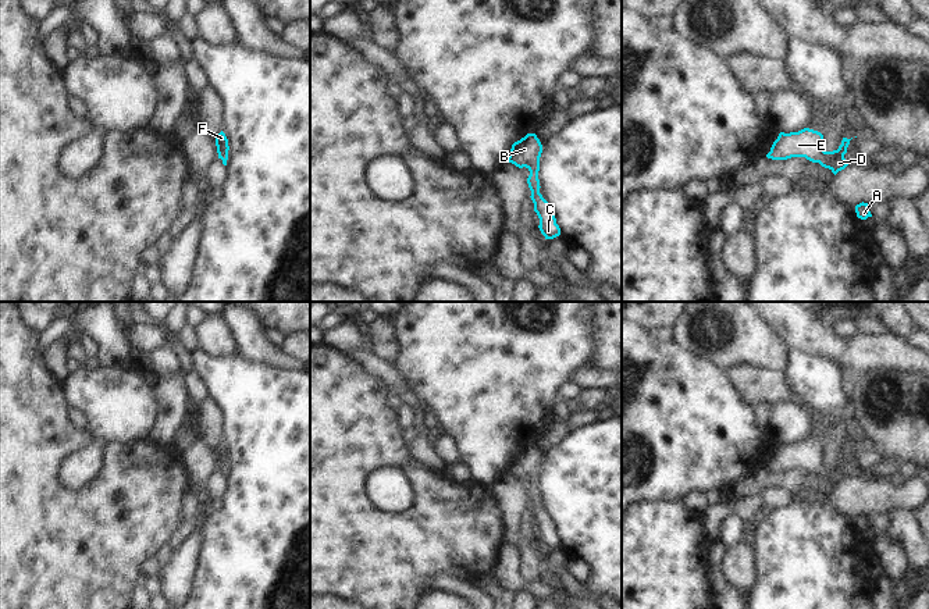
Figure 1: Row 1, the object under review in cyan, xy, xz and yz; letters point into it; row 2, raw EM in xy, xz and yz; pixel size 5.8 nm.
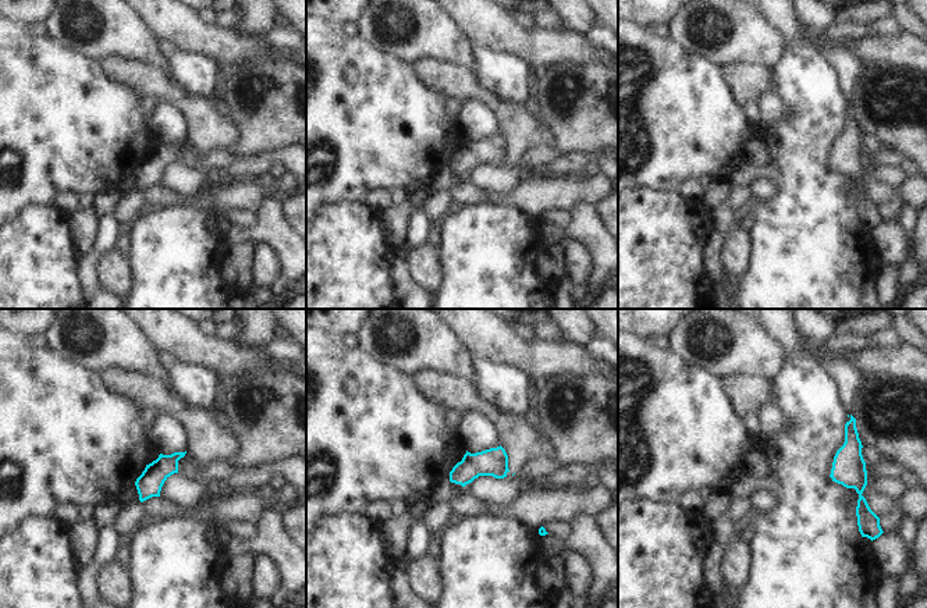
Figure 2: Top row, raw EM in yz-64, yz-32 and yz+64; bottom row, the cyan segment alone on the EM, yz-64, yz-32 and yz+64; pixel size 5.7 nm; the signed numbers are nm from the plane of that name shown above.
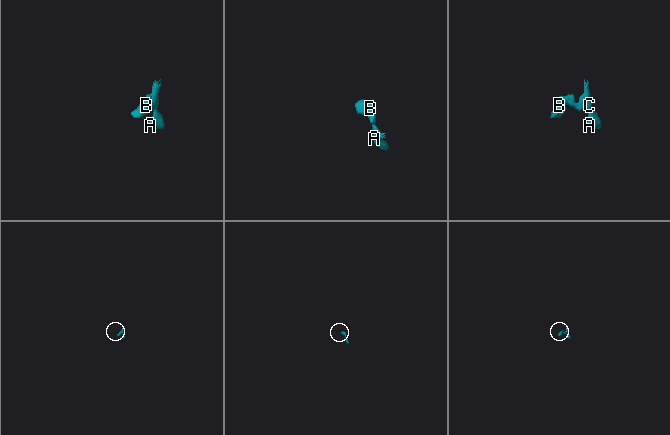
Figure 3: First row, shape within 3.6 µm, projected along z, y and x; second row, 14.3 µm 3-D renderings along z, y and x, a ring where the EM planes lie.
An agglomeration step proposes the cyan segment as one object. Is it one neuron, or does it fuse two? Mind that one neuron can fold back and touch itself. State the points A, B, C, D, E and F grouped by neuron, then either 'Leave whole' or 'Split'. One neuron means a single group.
Groups: A B C D E F. Leave whole

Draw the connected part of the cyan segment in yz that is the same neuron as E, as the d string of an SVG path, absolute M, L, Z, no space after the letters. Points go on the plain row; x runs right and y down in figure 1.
M804 439L798 444L780 444L766 469L772 471L805 469L812 474L819 474L822 478L829 480L836 487L850 476L844 470L850 452L843 449L837 462L826 463L823 460L823 446L818 442Z

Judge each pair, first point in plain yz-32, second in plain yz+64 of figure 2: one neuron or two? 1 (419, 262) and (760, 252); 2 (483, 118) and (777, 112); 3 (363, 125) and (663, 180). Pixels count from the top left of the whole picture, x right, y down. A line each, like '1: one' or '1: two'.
1: two
2: one
3: one

